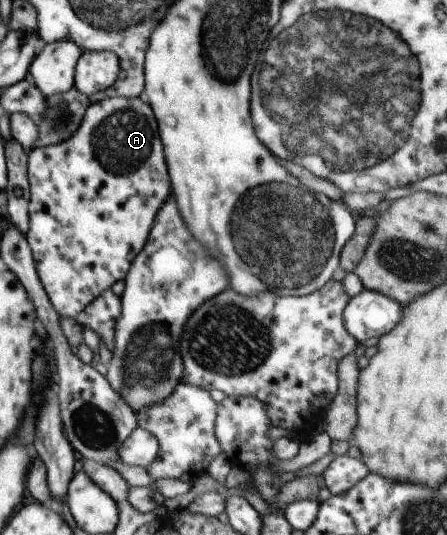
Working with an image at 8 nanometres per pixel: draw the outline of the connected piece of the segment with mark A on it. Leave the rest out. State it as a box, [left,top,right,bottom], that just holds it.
[25,97,172,319]

